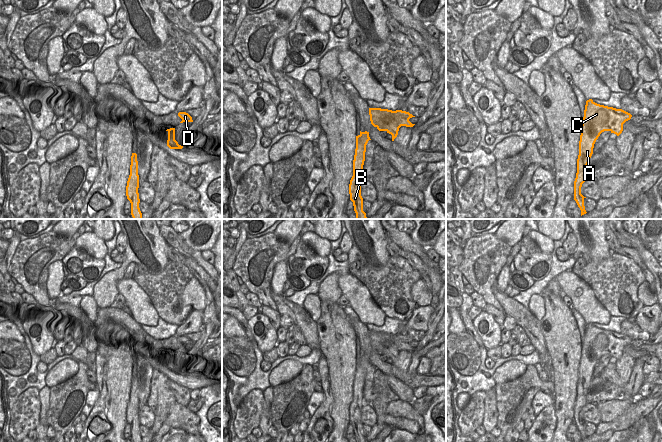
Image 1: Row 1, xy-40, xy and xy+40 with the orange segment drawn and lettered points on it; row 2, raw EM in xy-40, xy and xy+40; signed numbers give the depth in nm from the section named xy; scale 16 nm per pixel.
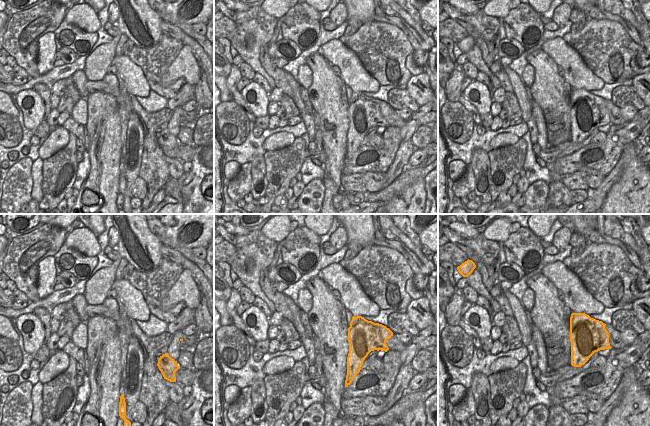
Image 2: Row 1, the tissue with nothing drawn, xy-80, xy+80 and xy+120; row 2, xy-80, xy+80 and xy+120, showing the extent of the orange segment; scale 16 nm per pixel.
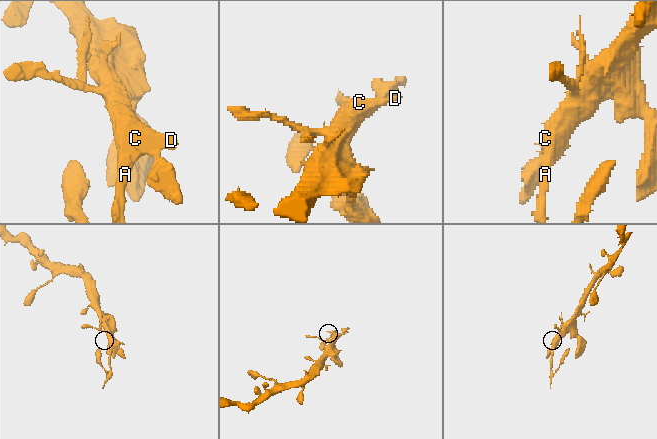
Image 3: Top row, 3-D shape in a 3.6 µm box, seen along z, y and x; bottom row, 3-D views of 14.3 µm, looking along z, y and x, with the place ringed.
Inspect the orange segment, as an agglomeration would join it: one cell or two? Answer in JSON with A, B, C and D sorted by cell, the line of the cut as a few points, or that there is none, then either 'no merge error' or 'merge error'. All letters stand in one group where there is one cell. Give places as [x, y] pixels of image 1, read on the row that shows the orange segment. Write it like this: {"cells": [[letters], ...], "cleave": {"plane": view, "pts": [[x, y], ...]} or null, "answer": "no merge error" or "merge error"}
{"cells": [["A", "C", "D"], ["B"]], "cleave": {"plane": "xy+40", "pts": [[579, 153], [588, 162]]}, "answer": "merge error"}

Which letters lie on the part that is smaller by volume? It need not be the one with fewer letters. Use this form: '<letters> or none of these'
B.

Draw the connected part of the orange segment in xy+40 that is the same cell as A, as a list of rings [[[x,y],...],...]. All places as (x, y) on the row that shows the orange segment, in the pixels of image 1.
[[[592,99],[587,100],[581,125],[579,154],[586,157],[589,163],[600,134],[610,131],[619,136],[623,131],[623,124],[631,117],[630,113],[622,109],[600,105]]]

